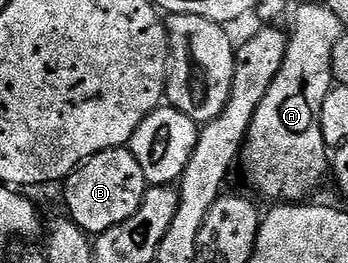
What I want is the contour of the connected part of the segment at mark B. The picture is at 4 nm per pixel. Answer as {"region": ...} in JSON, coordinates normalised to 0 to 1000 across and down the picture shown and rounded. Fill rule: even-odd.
{"region":[[[376,559],[319,563],[270,586],[227,639],[216,639],[181,688],[184,776],[193,817],[244,890],[284,890],[362,844],[397,783],[408,783],[420,688],[397,601],[385,601]]]}

